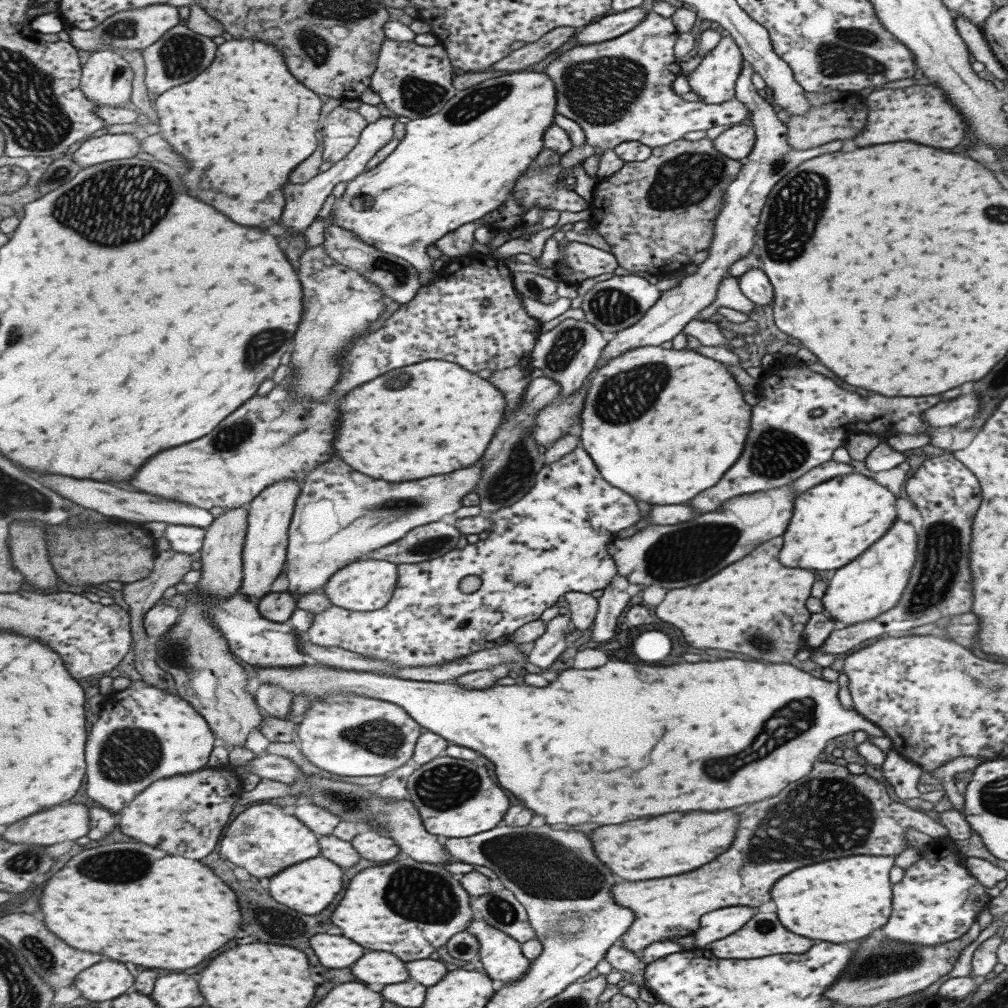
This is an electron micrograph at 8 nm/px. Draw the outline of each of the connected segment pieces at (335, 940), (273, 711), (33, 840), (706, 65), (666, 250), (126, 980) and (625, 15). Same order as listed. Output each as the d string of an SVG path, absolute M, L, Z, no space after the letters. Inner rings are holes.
M317 934L311 938L311 946L317 952L319 960L329 968L347 968L353 966L365 954L365 948L355 944L345 936Z
M263 684L256 691L256 703L267 714L285 720L292 713L296 695L275 685Z
M64 803L32 814L27 822L9 826L1 836L9 842L53 846L67 840L79 840L91 830L90 808L82 803Z
M729 35L705 54L687 75L691 92L705 104L716 105L734 98L734 86L742 67L739 47Z
M707 137L701 138L695 141L689 141L685 139L677 139L670 142L668 145L656 146L652 148L652 153L649 158L641 160L641 162L624 162L623 166L611 174L608 178L599 179L595 183L593 190L593 196L591 196L590 209L587 211L591 213L589 220L590 225L593 225L596 232L601 238L609 245L609 253L611 253L624 272L635 272L635 270L641 270L641 272L649 272L655 276L665 276L677 270L683 270L683 268L690 264L690 256L693 254L705 251L711 246L713 240L713 223L717 212L721 210L723 206L723 194L725 188L729 186L729 182L733 182L737 171L740 169L741 161L727 158L722 154L719 154L715 148L713 148L712 140Z
M105 960L97 966L84 970L77 978L77 988L83 992L85 998L95 1002L105 1002L123 996L135 982L135 976L127 970L123 962Z
M637 6L629 10L617 11L605 15L600 21L587 25L579 30L576 36L577 44L597 44L614 39L625 32L629 32L639 21L646 17L648 10Z

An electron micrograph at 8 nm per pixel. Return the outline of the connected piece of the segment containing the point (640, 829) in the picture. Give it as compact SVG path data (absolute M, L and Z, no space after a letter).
M737 810L687 812L623 822L621 826L599 826L591 834L597 858L611 866L613 874L623 881L649 881L688 873L712 861L729 848L737 823Z

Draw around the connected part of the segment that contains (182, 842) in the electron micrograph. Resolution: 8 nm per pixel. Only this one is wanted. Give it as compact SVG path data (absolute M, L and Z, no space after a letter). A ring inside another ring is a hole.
M210 763L197 772L162 778L149 786L136 801L126 805L125 810L119 812L120 821L118 825L120 830L135 841L155 846L168 854L201 860L217 848L219 838L221 838L227 822L231 820L235 804L241 798L241 794L245 792L242 778L243 775L238 774L233 765L229 763L223 766Z

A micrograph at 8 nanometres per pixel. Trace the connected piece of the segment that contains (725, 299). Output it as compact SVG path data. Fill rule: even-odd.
M727 276L720 280L715 300L712 302L712 308L699 312L696 319L700 321L708 320L712 309L718 307L729 308L747 316L751 312L755 312L754 304L748 298L745 298L744 294L741 294L737 277Z

